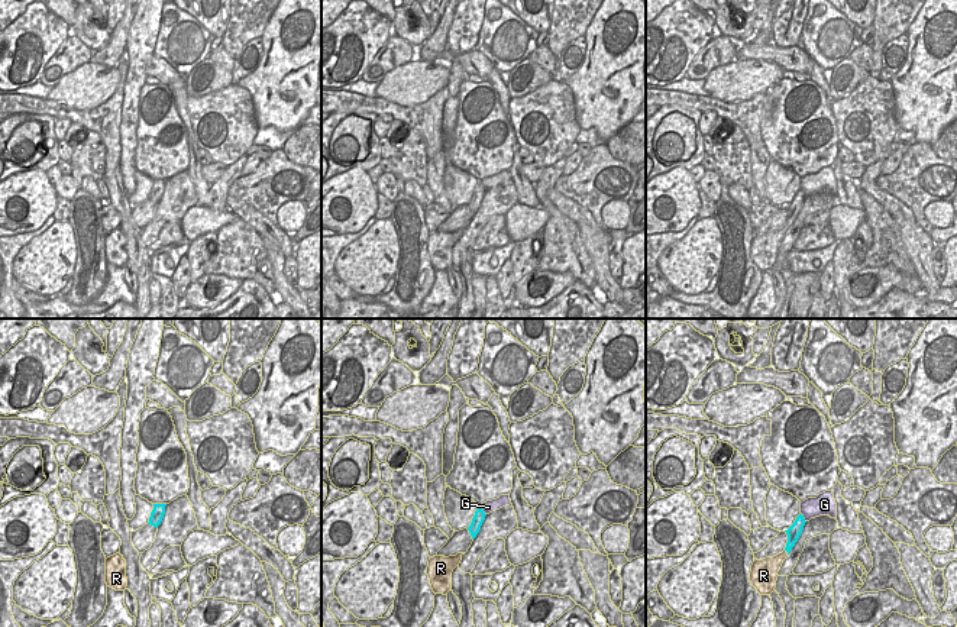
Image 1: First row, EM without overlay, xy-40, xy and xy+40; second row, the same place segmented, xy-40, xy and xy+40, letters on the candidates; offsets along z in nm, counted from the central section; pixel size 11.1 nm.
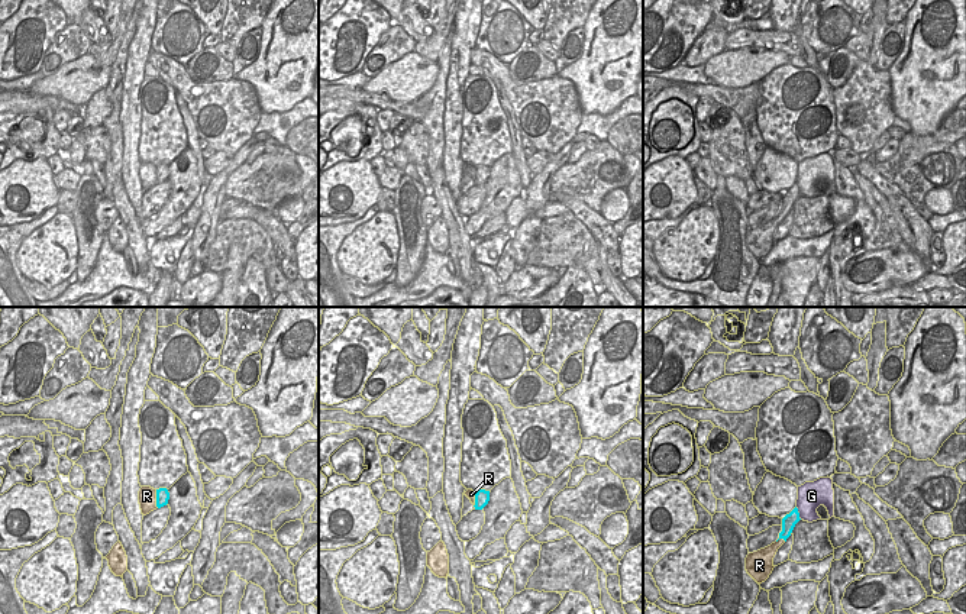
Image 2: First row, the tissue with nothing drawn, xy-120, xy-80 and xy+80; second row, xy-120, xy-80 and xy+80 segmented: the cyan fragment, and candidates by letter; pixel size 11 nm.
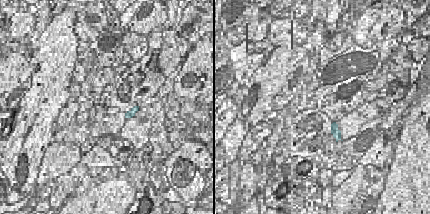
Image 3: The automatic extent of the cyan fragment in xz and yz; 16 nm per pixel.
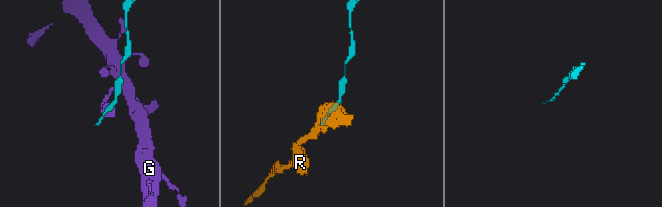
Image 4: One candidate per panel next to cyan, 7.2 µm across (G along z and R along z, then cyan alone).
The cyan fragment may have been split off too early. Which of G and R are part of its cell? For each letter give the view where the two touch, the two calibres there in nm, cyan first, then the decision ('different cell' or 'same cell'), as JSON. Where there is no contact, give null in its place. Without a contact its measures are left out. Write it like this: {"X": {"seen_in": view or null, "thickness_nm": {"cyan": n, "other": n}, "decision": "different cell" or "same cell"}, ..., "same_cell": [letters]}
{"G": {"seen_in": "xy", "thickness_nm": {"cyan": 130, "other": 130}, "decision": "different cell"}, "R": {"seen_in": "xy+40", "thickness_nm": {"cyan": 160, "other": 200}, "decision": "same cell"}, "same_cell": ["R"]}

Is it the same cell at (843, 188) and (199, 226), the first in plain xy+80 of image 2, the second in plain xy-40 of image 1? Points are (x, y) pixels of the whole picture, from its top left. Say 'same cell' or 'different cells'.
different cells

